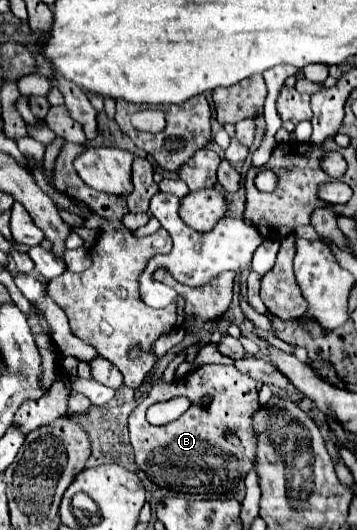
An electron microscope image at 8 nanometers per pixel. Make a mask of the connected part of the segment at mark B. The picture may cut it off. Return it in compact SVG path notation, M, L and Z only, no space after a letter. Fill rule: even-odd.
M203 365L189 371L181 381L173 381L171 385L159 379L153 383L149 395L129 415L129 435L135 449L135 461L159 487L189 495L217 493L235 497L245 489L243 479L253 467L257 455L257 435L253 429L255 411L259 411L257 383L249 375L237 371L233 365ZM171 397L187 397L191 401L191 407L177 421L161 427L151 425L145 419L147 409L153 403ZM203 397L211 397L205 407L199 405ZM225 429L237 433L241 447L227 443L223 435Z

